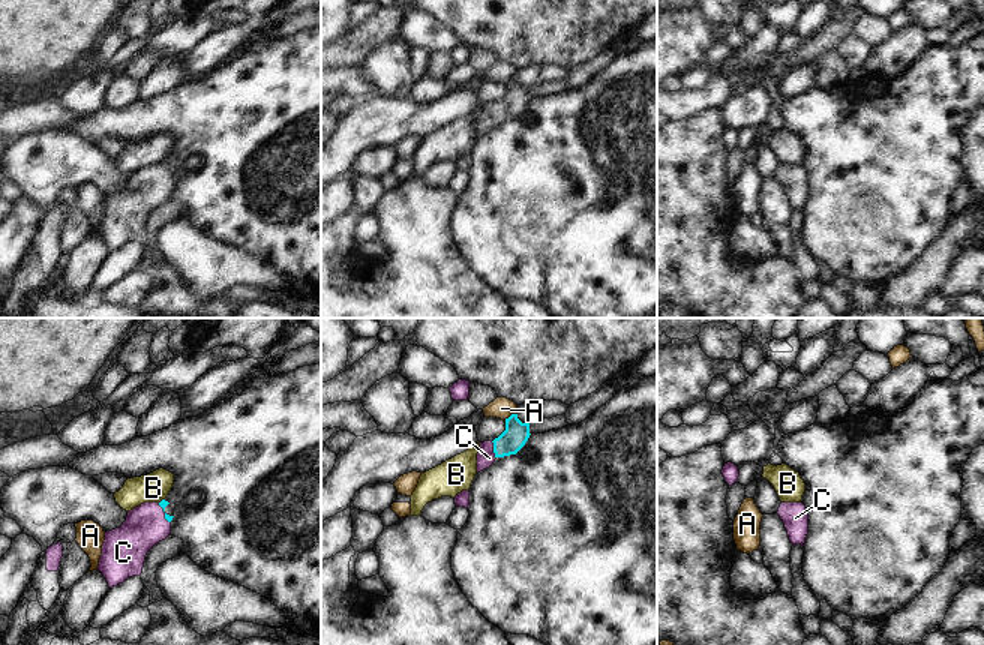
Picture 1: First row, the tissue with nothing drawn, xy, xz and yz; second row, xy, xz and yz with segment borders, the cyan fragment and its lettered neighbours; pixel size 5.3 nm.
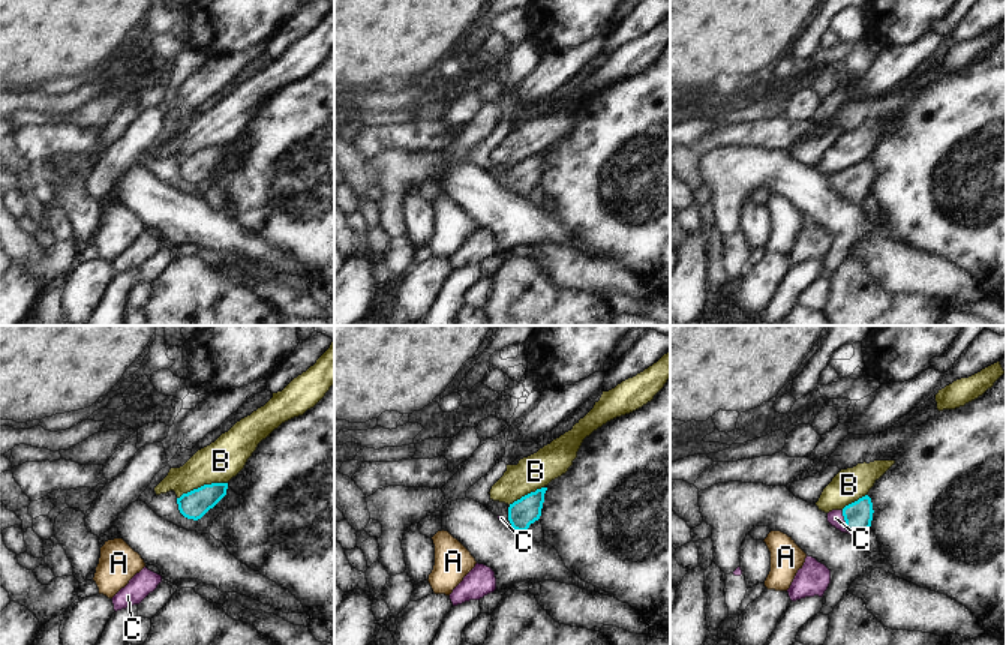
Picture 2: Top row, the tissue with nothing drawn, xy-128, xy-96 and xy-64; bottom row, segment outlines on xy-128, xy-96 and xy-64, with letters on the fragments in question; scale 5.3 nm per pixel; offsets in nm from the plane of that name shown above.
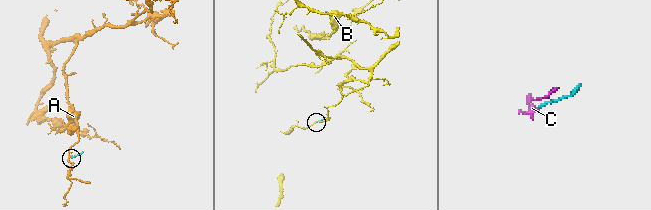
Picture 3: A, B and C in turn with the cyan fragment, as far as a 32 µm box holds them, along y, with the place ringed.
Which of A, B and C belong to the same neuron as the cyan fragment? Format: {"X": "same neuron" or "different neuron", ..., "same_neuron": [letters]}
{"A": "different neuron", "B": "different neuron", "C": "same neuron", "same_neuron": ["C"]}

